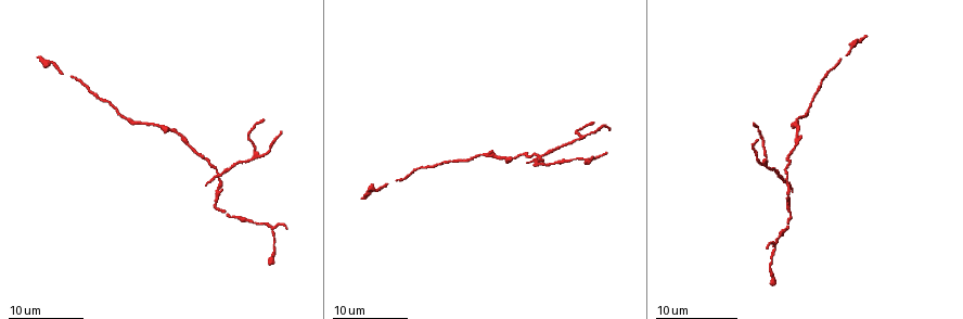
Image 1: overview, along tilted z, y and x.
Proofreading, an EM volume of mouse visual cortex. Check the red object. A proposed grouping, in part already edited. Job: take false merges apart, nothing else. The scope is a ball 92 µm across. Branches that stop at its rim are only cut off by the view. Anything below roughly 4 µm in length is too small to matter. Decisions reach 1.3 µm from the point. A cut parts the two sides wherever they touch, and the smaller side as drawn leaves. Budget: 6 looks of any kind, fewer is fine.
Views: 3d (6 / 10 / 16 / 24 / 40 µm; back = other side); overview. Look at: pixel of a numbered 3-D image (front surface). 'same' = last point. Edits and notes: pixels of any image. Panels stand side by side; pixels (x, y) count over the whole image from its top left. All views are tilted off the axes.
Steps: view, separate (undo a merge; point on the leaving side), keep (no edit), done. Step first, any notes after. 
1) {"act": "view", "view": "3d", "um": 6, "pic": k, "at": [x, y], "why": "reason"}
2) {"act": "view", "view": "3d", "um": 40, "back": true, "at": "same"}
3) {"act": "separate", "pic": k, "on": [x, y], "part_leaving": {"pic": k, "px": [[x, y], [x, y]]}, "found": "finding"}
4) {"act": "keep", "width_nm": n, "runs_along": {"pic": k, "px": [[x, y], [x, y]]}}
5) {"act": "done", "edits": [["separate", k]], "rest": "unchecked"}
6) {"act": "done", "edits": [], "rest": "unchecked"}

{"act": "view", "view": "3d", "um": 10, "pic": 1, "at": [183, 140]}

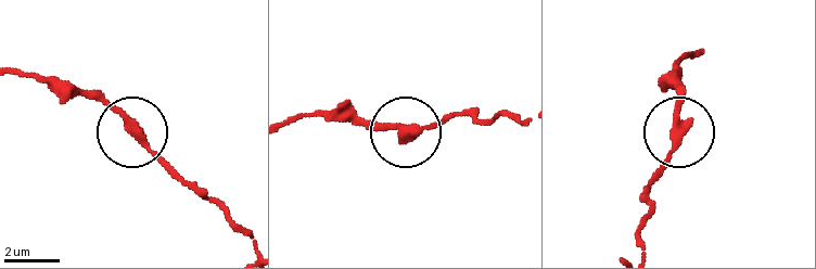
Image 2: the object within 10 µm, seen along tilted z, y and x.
{"act": "keep", "runs_along": {"pic": 2, "px": [[676, 129], [659, 179]]}, "found": "all the same neuron"}

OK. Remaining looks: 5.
{"act": "view", "view": "3d", "um": 10, "pic": 1, "at": [774, 253], "why": "three-way junction"}

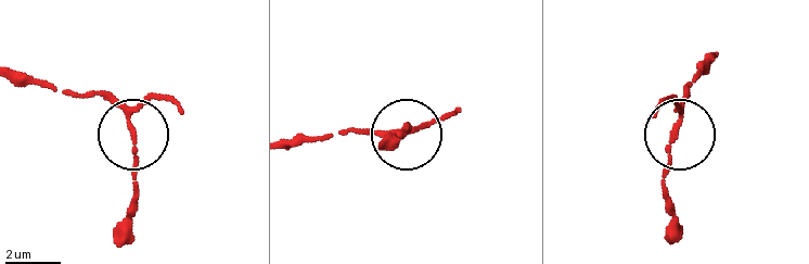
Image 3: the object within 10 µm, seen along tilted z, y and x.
{"act": "keep", "runs_along": {"pic": 3, "px": [[16, 70], [119, 109], [132, 145], [132, 213]]}, "found": "all the same neuron"}

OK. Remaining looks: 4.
{"act": "view", "view": "3d", "um": 10, "pic": 1, "at": [783, 181], "why": "four or more arms meet"}

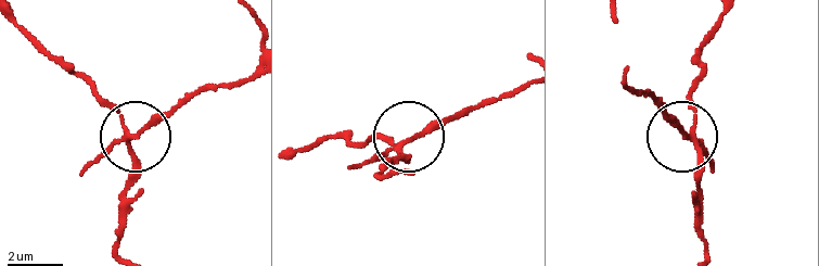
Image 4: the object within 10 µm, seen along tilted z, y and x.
{"act": "separate", "pic": 4, "on": [155, 123], "side_arm_um": 14, "arms": 4, "found": "two neurons meet here"}

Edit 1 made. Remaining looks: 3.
{"act": "done", "edits": [["separate", 4]], "rest": "unchecked"}

